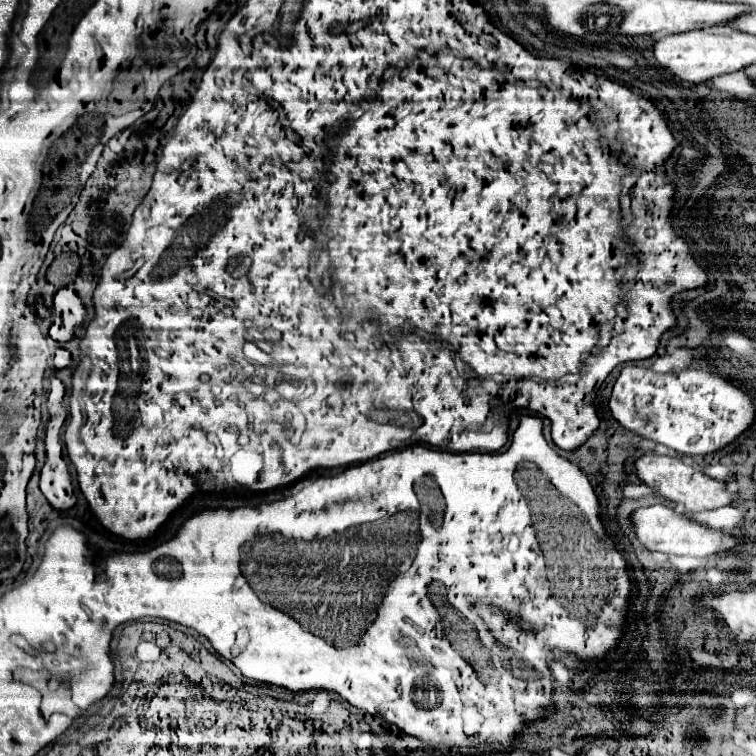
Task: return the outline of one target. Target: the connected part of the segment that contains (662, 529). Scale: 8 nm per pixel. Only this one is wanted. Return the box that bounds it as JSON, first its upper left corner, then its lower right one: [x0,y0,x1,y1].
[633,505,739,557]

